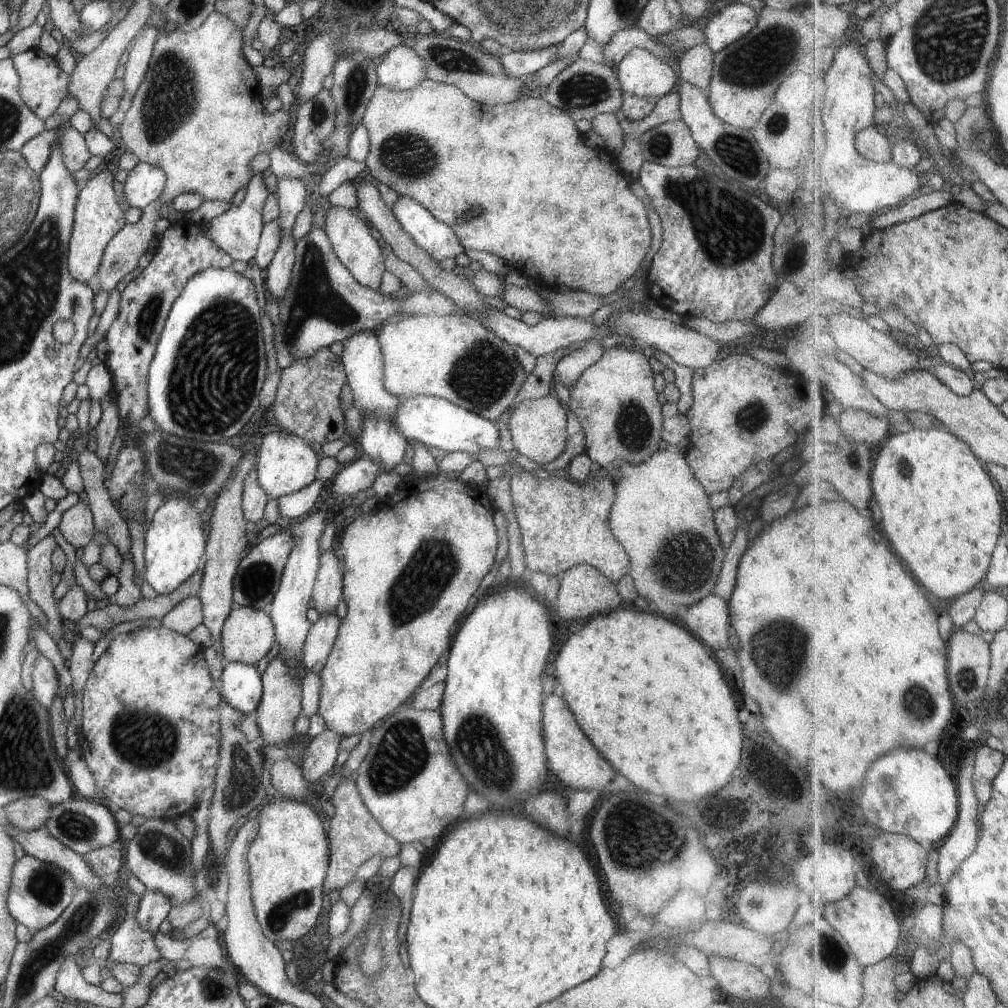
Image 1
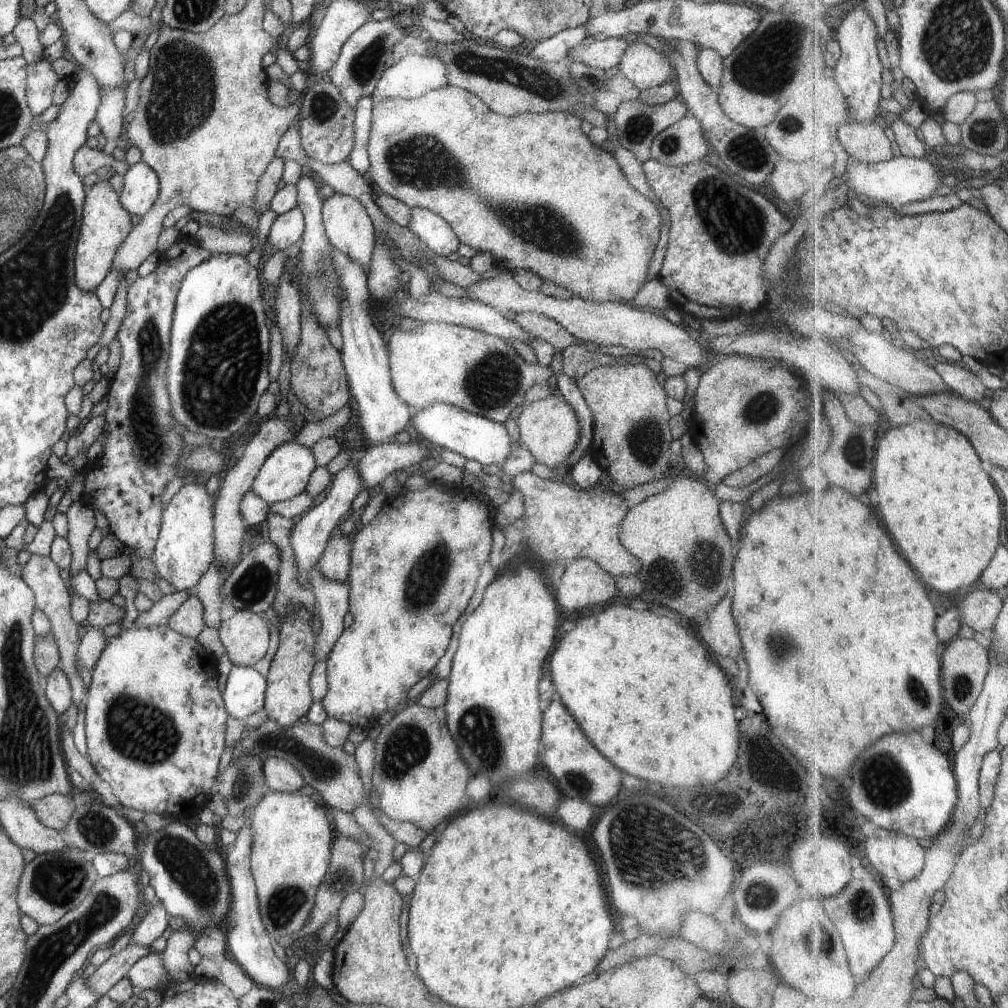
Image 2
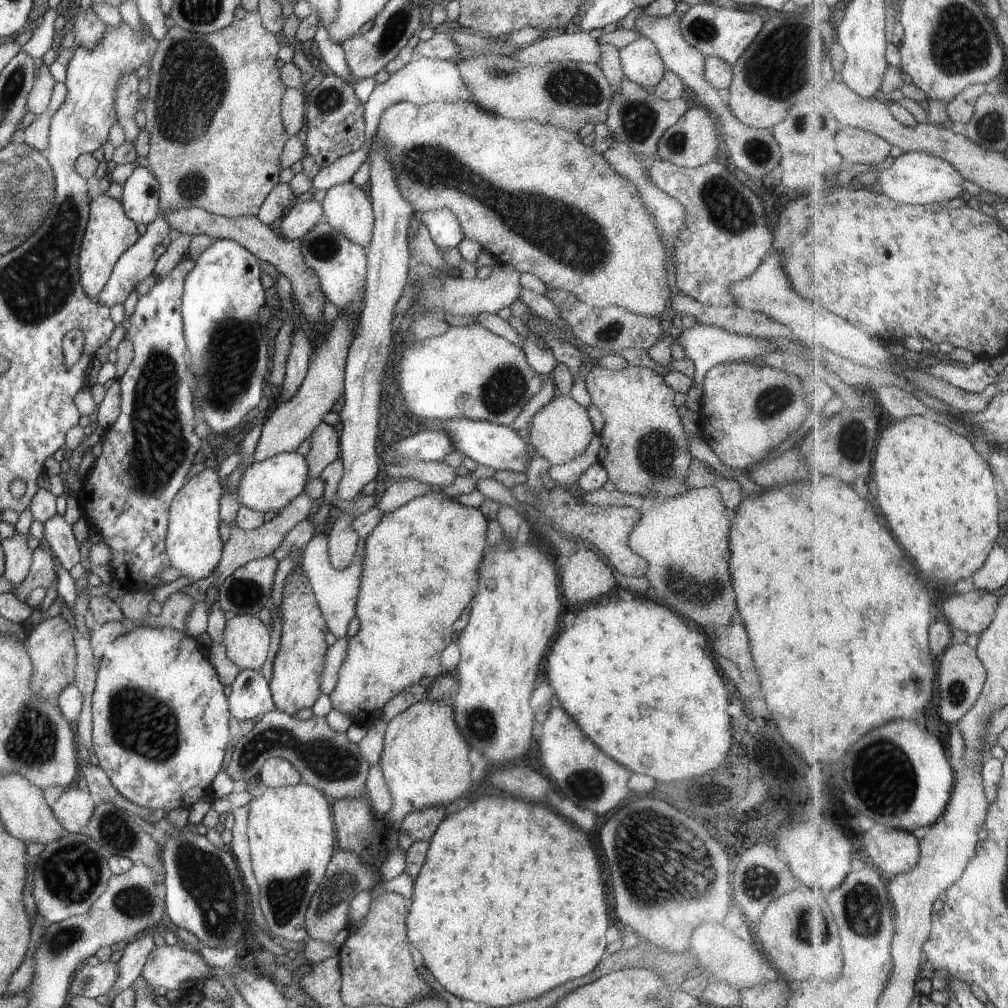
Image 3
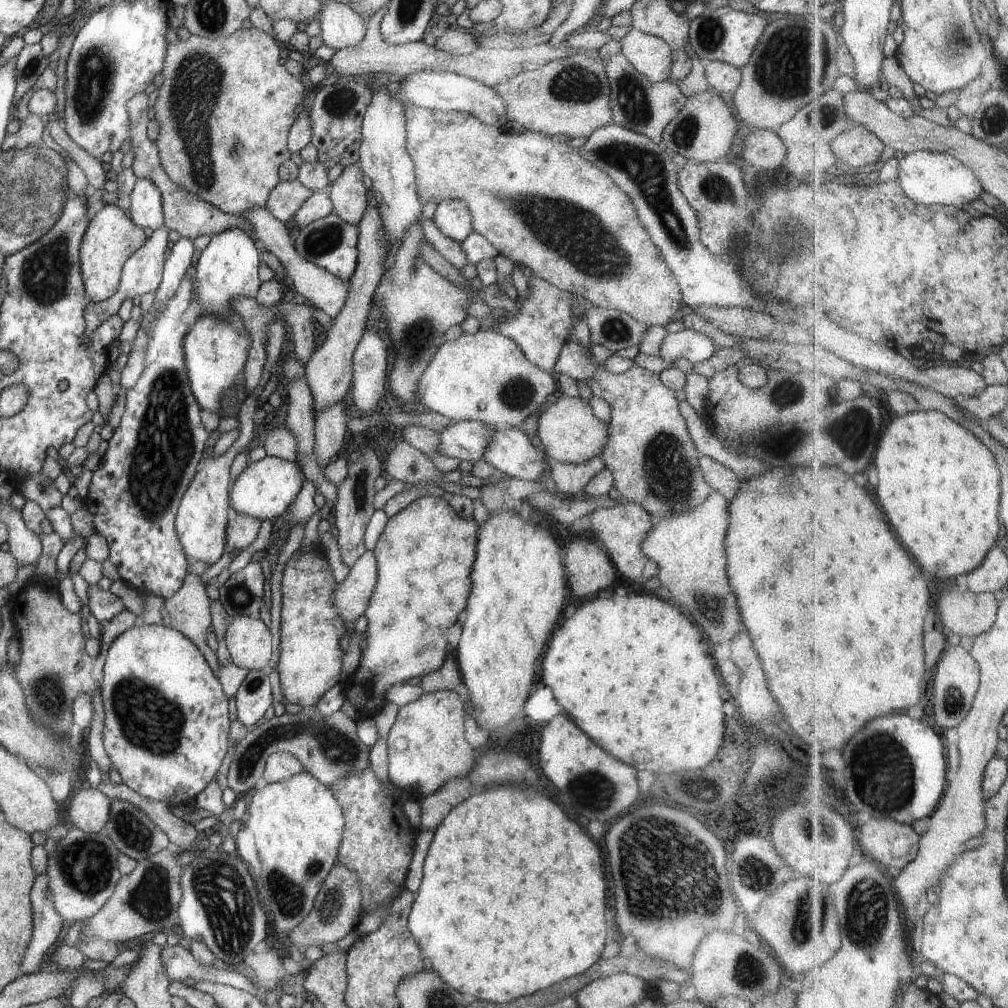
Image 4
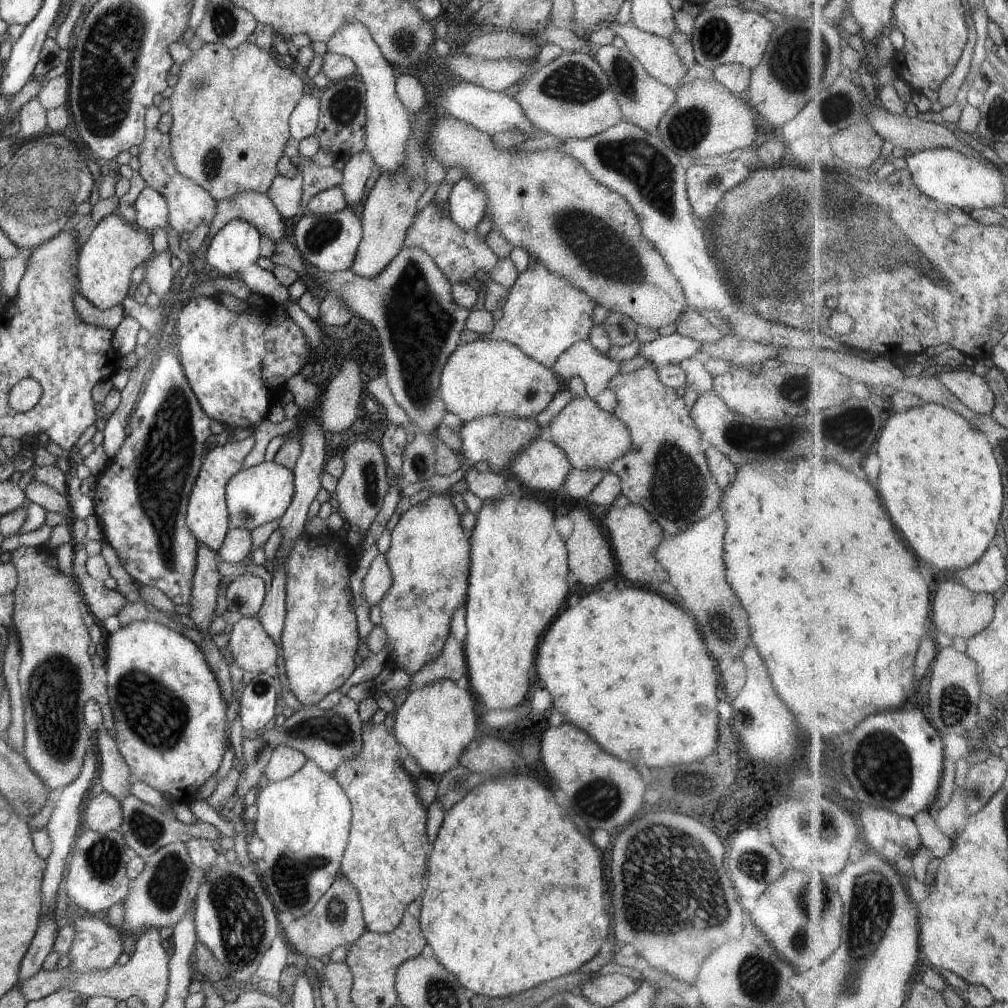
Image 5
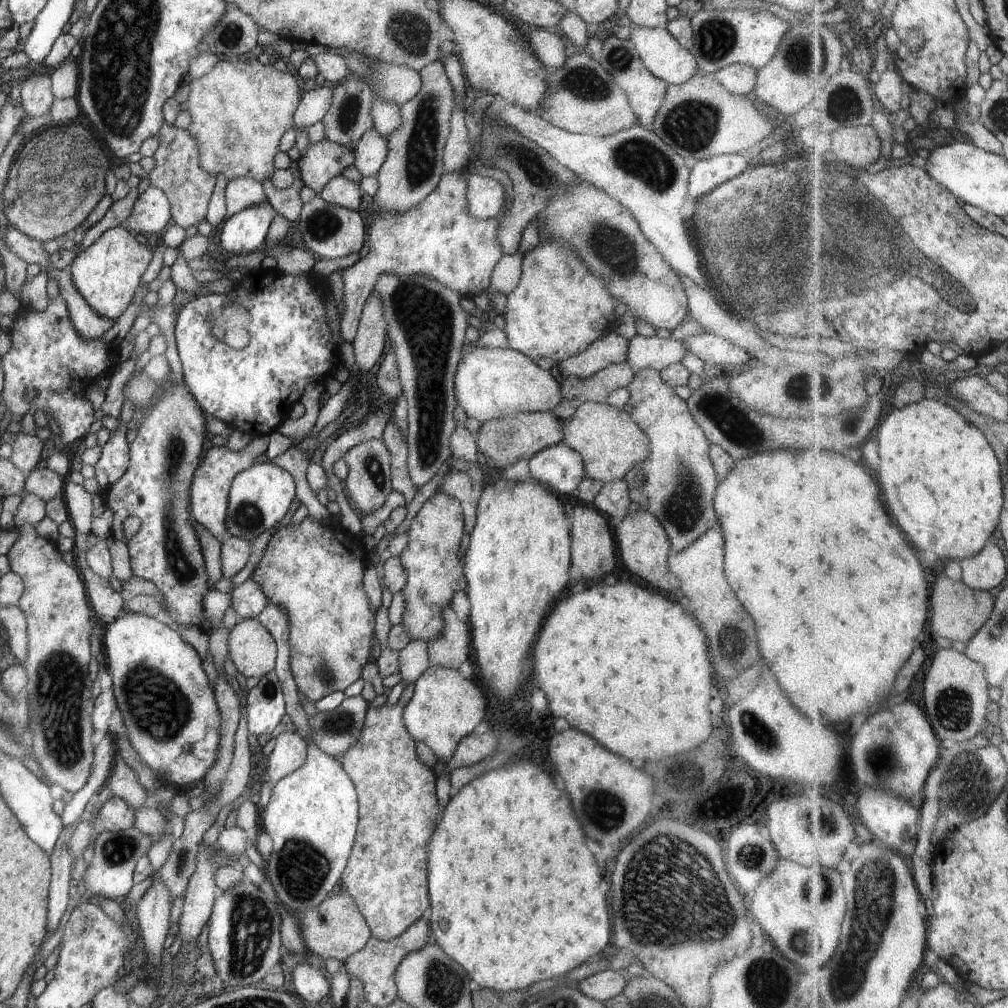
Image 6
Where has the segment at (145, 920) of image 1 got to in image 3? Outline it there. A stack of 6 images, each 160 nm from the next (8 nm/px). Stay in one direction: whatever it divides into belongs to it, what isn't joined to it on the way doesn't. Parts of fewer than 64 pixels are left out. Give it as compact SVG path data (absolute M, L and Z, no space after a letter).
M157 932L147 934L134 942L123 946L123 955L117 960L117 980L113 982L111 992L106 996L109 1001L113 1001L113 996L119 994L125 986L138 979L141 968L145 964L147 954L154 948L153 938Z

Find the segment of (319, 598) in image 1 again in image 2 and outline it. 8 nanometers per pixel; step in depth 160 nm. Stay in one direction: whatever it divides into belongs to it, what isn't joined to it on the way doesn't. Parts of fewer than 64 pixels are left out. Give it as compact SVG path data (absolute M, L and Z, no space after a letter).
M350 536L330 538L316 562L321 578L333 582L345 582L349 571Z

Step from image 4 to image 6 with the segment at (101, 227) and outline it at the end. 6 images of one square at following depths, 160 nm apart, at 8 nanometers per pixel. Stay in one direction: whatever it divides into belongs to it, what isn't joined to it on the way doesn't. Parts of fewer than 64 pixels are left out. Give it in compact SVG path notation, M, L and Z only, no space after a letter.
M117 225L105 230L90 245L83 245L67 269L73 286L90 308L101 317L114 321L131 303L139 287L139 278L151 260L152 251L149 246L139 244L128 230Z

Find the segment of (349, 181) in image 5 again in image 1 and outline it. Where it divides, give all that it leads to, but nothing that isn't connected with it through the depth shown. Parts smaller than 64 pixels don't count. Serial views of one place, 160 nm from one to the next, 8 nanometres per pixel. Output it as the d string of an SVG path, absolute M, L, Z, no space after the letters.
M331 206L329 210L325 210L323 219L320 222L331 244L333 253L339 262L345 266L349 274L353 276L353 279L364 288L377 291L381 276L386 271L385 266L383 266L381 248L377 245L376 235L370 226L364 220L361 220L359 214L354 210L334 206Z

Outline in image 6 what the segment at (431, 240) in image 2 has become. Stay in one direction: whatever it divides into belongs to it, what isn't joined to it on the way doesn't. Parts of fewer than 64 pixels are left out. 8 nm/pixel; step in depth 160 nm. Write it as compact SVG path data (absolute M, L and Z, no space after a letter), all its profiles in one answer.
M466 176L466 209L478 219L495 217L505 204L503 186L491 177Z

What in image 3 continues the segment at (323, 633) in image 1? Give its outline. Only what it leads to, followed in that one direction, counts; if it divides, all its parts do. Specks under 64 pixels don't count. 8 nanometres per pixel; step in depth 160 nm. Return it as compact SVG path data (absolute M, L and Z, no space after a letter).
M314 534L303 550L302 572L309 582L311 590L313 590L317 607L323 616L328 632L335 636L336 639L346 636L347 625L351 618L355 616L355 600L362 572L363 544L363 540L360 539L357 542L357 549L355 550L351 564L339 571L333 570L329 564L327 536L325 534Z

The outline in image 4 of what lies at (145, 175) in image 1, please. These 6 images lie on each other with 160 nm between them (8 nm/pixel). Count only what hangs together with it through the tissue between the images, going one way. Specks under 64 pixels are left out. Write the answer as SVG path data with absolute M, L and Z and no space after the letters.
M145 178L133 182L129 192L128 217L141 229L161 228L163 225L161 196L159 190Z

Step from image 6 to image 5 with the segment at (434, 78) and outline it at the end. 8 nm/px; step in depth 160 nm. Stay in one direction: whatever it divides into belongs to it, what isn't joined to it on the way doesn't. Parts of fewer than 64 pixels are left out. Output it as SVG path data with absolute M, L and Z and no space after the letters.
M420 108L410 118L410 133L405 141L404 159L392 172L377 173L377 178L361 208L360 223L362 237L358 242L351 269L360 277L374 277L385 268L385 265L402 249L407 228L416 213L417 199L428 187L425 181L425 165L423 165L422 148L426 149L425 134L435 116L433 108Z

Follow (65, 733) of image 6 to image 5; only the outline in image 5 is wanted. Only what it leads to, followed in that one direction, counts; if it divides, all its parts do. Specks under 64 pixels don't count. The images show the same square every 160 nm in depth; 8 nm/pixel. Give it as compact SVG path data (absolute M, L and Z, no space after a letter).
M18 546L9 552L15 567L17 586L14 594L12 624L17 632L20 664L18 684L22 696L24 747L28 767L48 788L63 788L80 773L84 752L93 731L83 722L83 705L89 699L101 704L103 720L114 726L106 684L93 676L87 645L87 627L79 612L80 592L71 577L52 564L43 547Z

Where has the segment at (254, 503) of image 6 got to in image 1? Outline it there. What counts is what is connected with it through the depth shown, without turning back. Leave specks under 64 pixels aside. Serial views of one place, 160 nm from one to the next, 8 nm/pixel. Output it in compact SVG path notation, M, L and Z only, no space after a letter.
M284 430L268 433L262 439L255 456L257 485L268 499L277 500L281 496L296 492L308 486L316 478L316 467L319 463L317 454L311 450L306 440Z

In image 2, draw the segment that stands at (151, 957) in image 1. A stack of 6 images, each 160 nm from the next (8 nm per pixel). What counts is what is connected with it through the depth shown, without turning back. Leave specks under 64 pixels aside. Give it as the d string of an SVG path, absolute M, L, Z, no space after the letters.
M128 944L123 950L113 954L110 958L107 958L105 962L99 964L95 971L89 978L85 978L85 984L100 996L105 995L105 992L109 990L117 980L120 980L125 976L127 970L133 966L133 964L143 958L147 954L151 954L153 949L151 946L139 946L139 944Z

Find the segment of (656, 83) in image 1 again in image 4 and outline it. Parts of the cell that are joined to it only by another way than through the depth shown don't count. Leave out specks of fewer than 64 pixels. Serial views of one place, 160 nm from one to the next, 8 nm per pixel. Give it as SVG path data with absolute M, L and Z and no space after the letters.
M631 28L620 39L620 52L625 60L650 83L668 79L671 52L661 38Z

